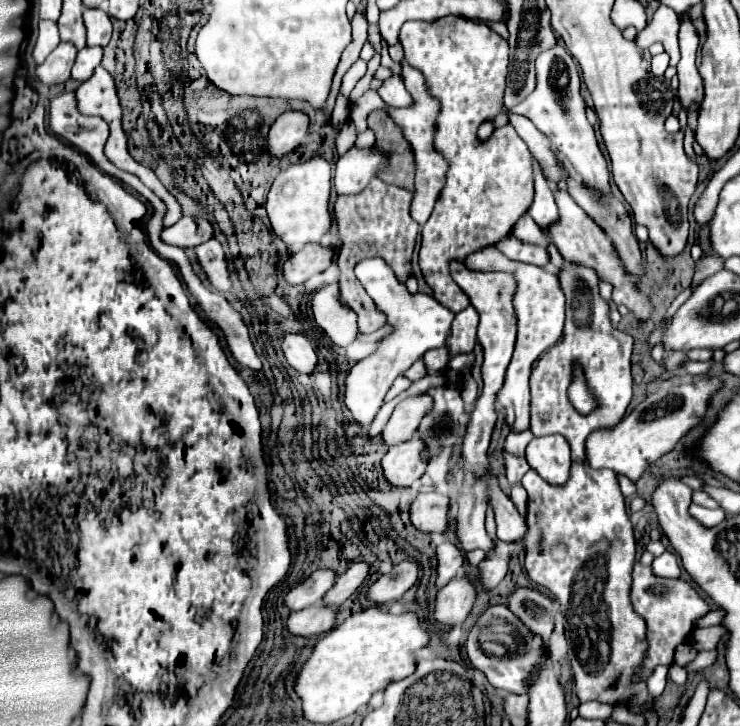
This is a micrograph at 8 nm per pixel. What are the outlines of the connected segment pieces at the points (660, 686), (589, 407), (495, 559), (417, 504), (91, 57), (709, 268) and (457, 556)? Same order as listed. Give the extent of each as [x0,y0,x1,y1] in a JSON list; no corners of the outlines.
[[647,665,669,697],[569,371,597,413],[479,539,519,589],[411,493,449,533],[71,47,103,81],[691,253,723,291],[437,541,465,587]]

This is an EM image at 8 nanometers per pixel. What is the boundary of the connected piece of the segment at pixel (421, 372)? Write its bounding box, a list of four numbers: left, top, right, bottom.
[405,359,427,382]

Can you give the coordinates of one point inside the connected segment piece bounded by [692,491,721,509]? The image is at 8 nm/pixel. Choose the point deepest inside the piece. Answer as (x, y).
(701, 498)

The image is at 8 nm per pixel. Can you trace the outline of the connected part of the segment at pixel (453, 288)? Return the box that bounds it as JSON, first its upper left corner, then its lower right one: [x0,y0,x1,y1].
[401,17,533,311]

